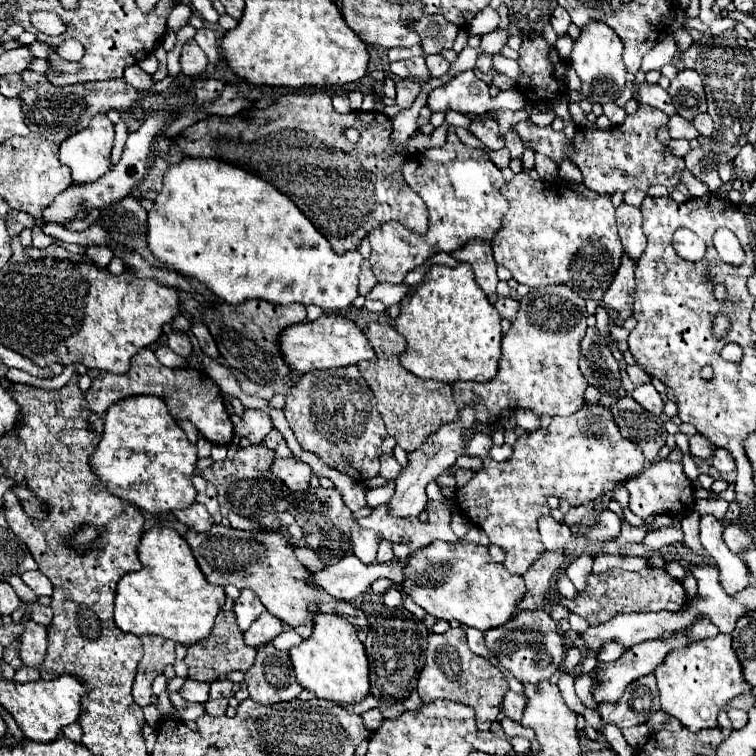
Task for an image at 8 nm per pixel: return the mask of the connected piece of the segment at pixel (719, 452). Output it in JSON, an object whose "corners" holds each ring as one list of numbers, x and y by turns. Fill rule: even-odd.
{"corners":[[717,448,713,454,713,466,723,474,723,472,733,472,735,470,735,460,731,452,725,452,725,448]]}

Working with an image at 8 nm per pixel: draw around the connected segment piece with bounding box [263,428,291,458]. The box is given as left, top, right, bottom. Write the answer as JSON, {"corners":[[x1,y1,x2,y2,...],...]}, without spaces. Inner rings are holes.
{"corners":[[273,428,273,430,267,434,267,438,265,438,263,444,265,444,267,448,273,448,275,454,277,454,277,458,287,458,287,456,291,456,291,450,287,448,287,442,285,442,283,434,281,434,277,428]]}

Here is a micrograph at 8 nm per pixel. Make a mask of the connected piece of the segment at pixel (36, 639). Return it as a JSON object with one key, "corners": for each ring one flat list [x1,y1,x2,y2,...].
{"corners":[[27,620,27,630,19,638,19,655,25,666,37,668,48,646,47,627]]}

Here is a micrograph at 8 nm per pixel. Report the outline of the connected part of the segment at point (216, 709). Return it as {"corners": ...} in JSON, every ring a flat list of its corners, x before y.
{"corners":[[219,698,219,700,207,700,205,702,205,712,209,716,223,716,225,710,227,710,227,700,225,698]]}

